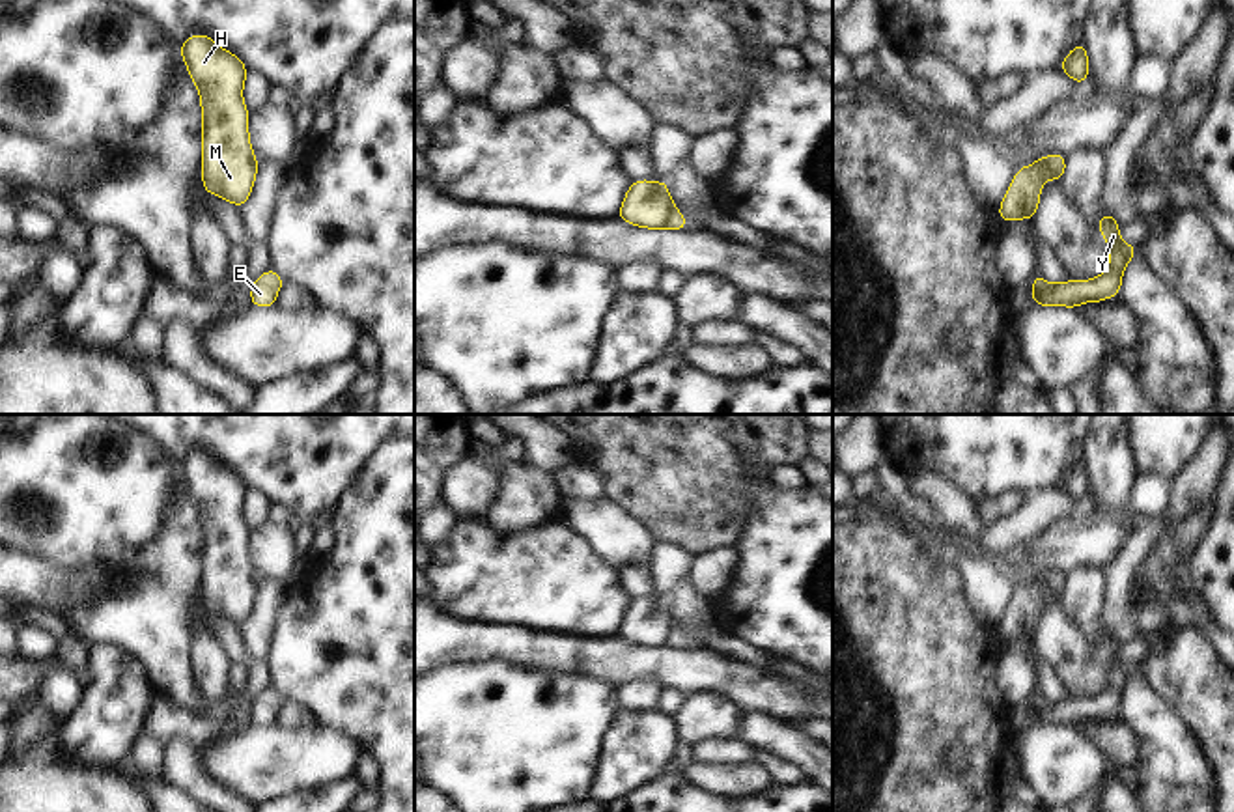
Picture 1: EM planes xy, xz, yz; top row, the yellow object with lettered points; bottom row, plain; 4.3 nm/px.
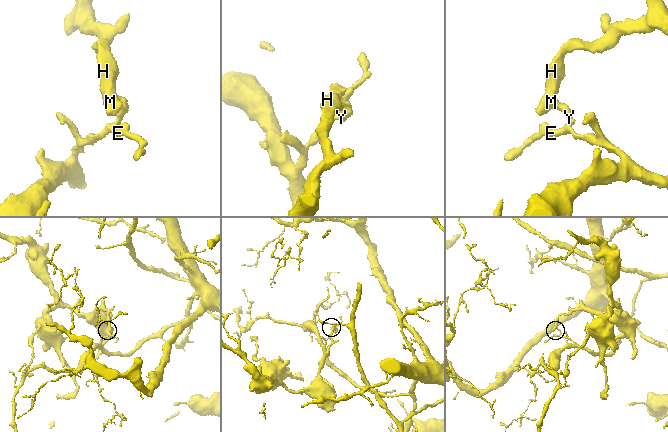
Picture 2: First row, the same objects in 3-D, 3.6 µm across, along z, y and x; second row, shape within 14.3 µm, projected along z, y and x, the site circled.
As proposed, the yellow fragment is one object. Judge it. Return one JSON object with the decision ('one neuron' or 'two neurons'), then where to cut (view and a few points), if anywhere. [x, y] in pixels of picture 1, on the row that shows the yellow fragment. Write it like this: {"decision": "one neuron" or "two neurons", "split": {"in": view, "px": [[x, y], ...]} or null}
{"decision": "two neurons", "split": {"in": "yz", "px": [[1044, 157], [1044, 163], [1057, 178]]}}

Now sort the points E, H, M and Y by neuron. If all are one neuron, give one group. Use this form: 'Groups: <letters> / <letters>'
Groups: E Y / H M

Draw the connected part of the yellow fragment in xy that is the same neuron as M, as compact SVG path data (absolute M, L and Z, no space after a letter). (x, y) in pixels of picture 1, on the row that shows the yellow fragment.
M190 34L179 45L179 54L200 95L202 187L241 209L258 175L248 133L250 112L243 99L246 65L205 34Z

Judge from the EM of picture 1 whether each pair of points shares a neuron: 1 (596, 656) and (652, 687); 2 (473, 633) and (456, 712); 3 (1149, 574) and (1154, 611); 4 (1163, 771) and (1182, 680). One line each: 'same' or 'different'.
1: different
2: different
3: same
4: different

